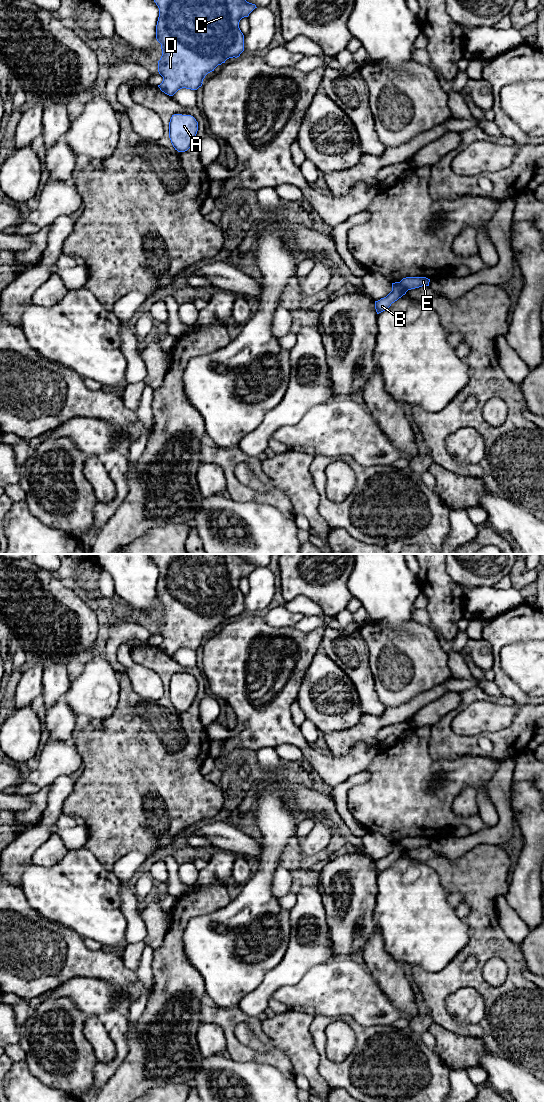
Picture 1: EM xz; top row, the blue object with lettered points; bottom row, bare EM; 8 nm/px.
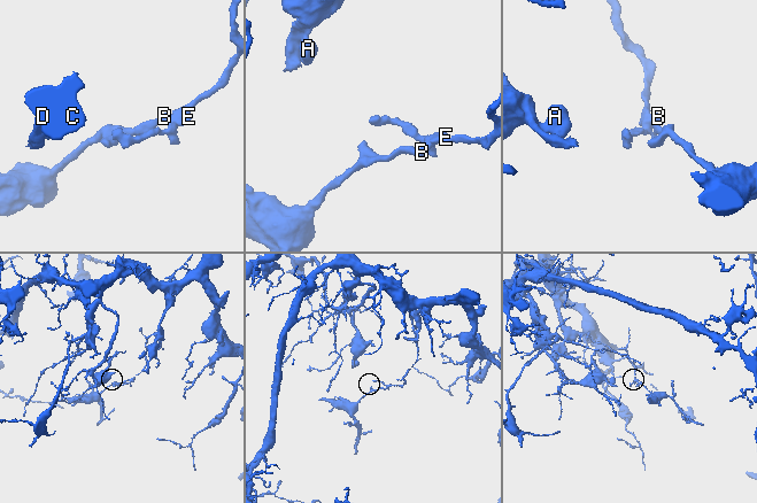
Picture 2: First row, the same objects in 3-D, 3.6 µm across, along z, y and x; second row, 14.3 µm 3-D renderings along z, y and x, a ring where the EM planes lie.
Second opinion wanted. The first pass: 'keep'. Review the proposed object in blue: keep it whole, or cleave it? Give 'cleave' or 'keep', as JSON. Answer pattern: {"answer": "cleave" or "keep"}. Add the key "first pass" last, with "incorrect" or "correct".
{"answer": "cleave", "first pass": "incorrect"}

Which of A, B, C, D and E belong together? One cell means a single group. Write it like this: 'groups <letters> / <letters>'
groups A C D E / B

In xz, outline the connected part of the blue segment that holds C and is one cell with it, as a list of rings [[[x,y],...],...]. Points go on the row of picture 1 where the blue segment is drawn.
[[[154,0],[159,8],[156,25],[156,39],[161,44],[162,56],[158,61],[158,72],[163,81],[158,87],[173,96],[182,88],[197,90],[205,76],[225,63],[229,58],[237,58],[244,51],[244,35],[239,28],[242,18],[257,8],[246,0]]]

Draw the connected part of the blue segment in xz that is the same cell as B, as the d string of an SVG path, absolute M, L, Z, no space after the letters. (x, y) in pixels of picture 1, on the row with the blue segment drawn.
M400 282L392 283L392 291L386 297L381 298L378 301L375 301L375 309L377 314L388 309L392 303L397 301L405 294L406 292L404 288L401 286Z

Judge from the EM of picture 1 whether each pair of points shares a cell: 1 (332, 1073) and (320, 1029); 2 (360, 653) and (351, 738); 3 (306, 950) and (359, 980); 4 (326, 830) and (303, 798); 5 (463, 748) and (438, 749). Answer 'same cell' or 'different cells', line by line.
1: same cell
2: different cells
3: different cells
4: different cells
5: same cell

